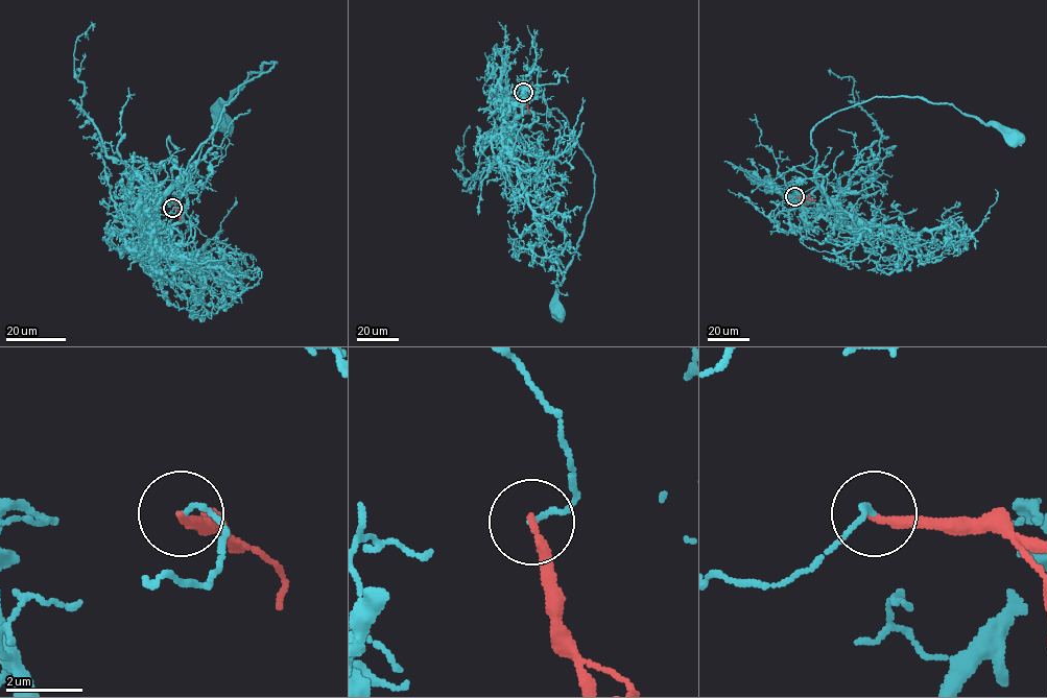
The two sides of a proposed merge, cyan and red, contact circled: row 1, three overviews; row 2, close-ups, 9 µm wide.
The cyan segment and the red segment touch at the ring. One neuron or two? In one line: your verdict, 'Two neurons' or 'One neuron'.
Two neurons

